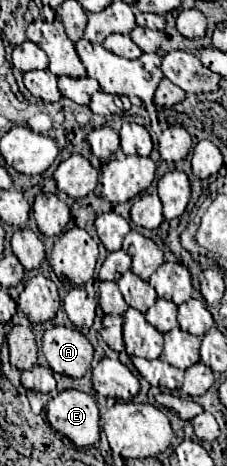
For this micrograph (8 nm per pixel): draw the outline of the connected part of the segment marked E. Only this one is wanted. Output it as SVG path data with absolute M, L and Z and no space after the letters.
M83 391L57 393L47 405L47 421L77 447L89 447L99 441L99 409L95 399Z

